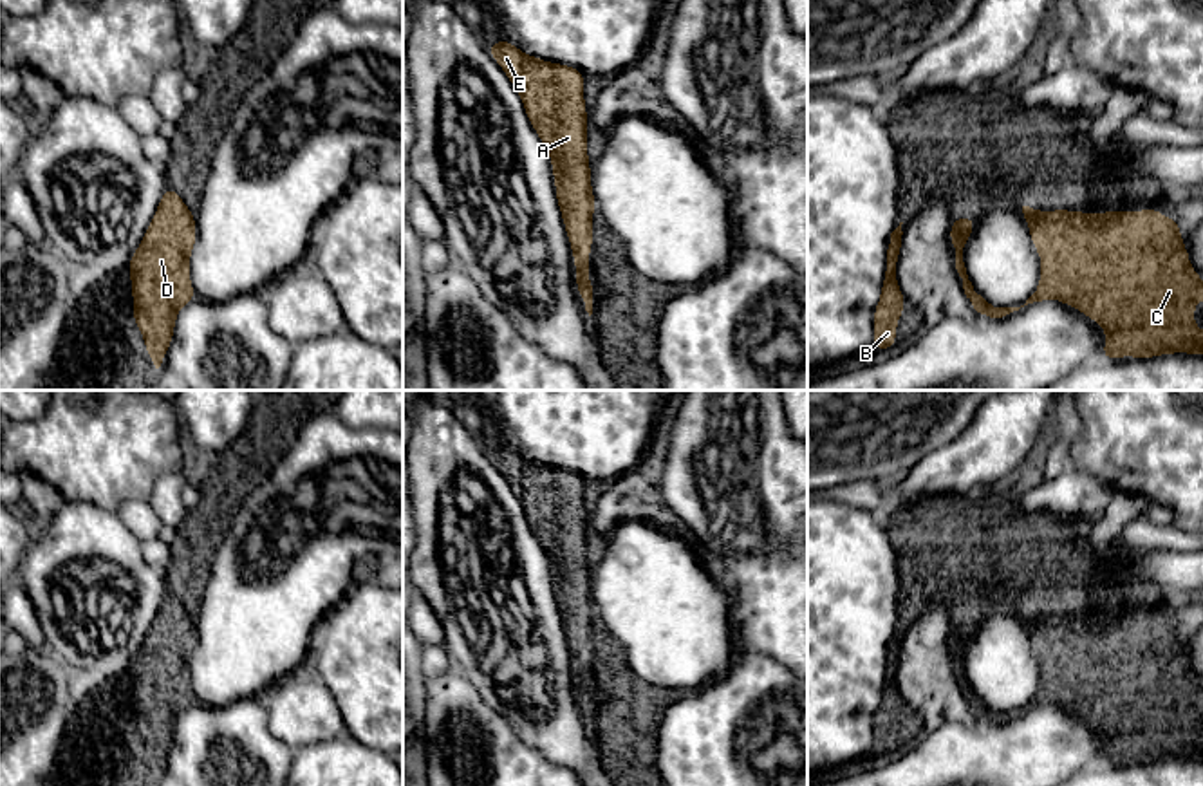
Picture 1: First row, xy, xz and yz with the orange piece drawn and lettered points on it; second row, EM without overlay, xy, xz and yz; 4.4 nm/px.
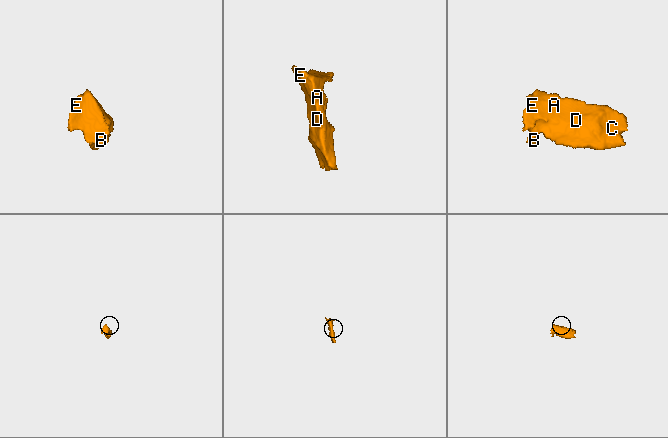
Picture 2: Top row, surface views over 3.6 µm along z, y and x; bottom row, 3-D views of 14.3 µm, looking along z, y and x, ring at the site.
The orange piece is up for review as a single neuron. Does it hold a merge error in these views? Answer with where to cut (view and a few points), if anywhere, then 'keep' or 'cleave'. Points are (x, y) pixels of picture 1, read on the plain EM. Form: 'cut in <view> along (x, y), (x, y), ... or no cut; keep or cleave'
no cut; keep

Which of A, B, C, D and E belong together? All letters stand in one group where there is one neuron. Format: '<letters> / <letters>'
A B C D E

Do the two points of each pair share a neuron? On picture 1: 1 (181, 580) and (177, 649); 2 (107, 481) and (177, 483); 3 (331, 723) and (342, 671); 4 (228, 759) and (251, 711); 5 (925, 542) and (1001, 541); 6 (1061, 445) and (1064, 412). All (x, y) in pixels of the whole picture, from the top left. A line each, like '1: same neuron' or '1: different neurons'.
1: same neuron
2: different neurons
3: different neurons
4: same neuron
5: same neuron
6: same neuron

